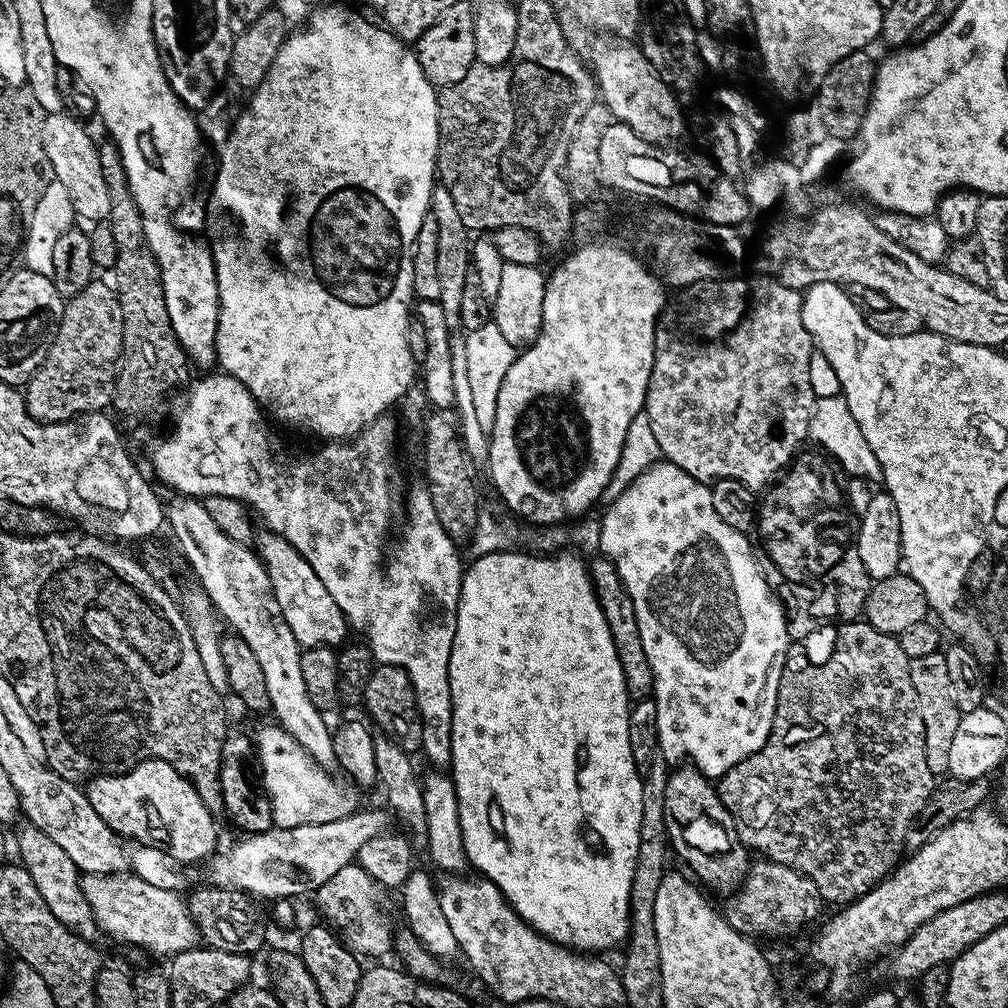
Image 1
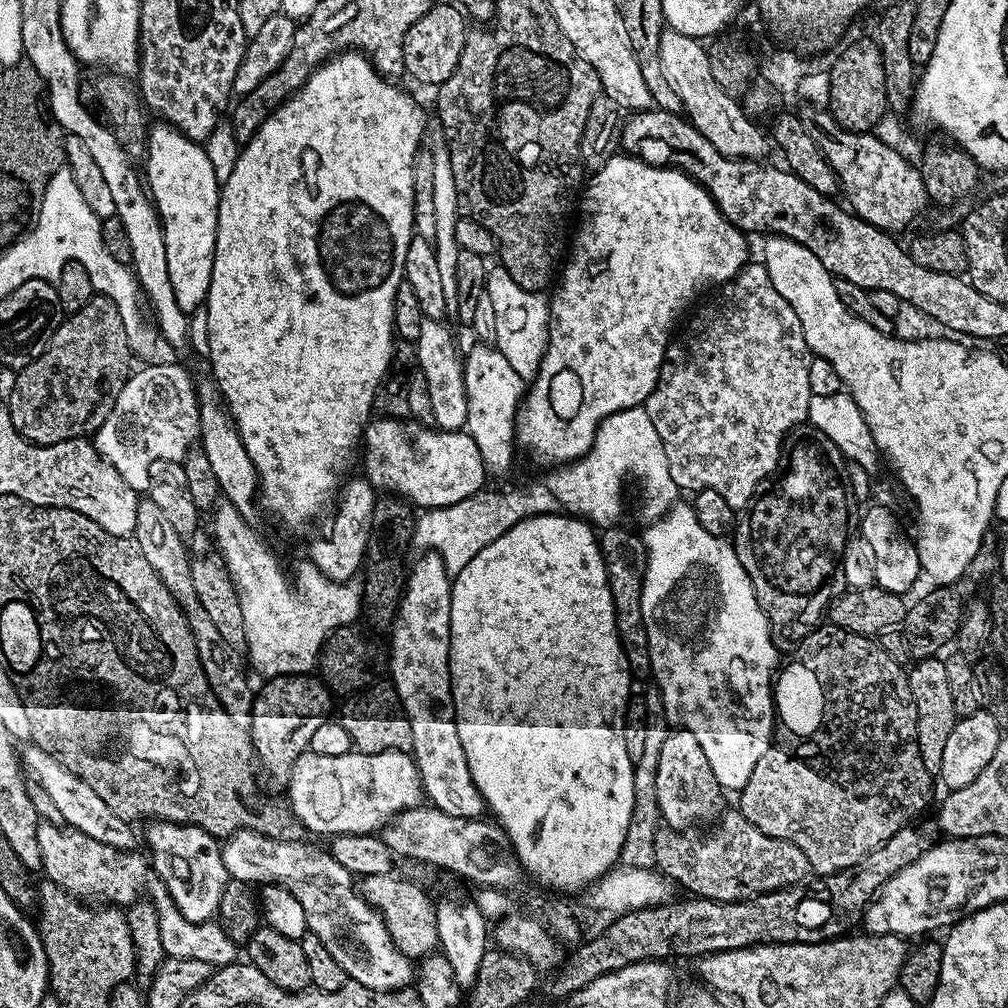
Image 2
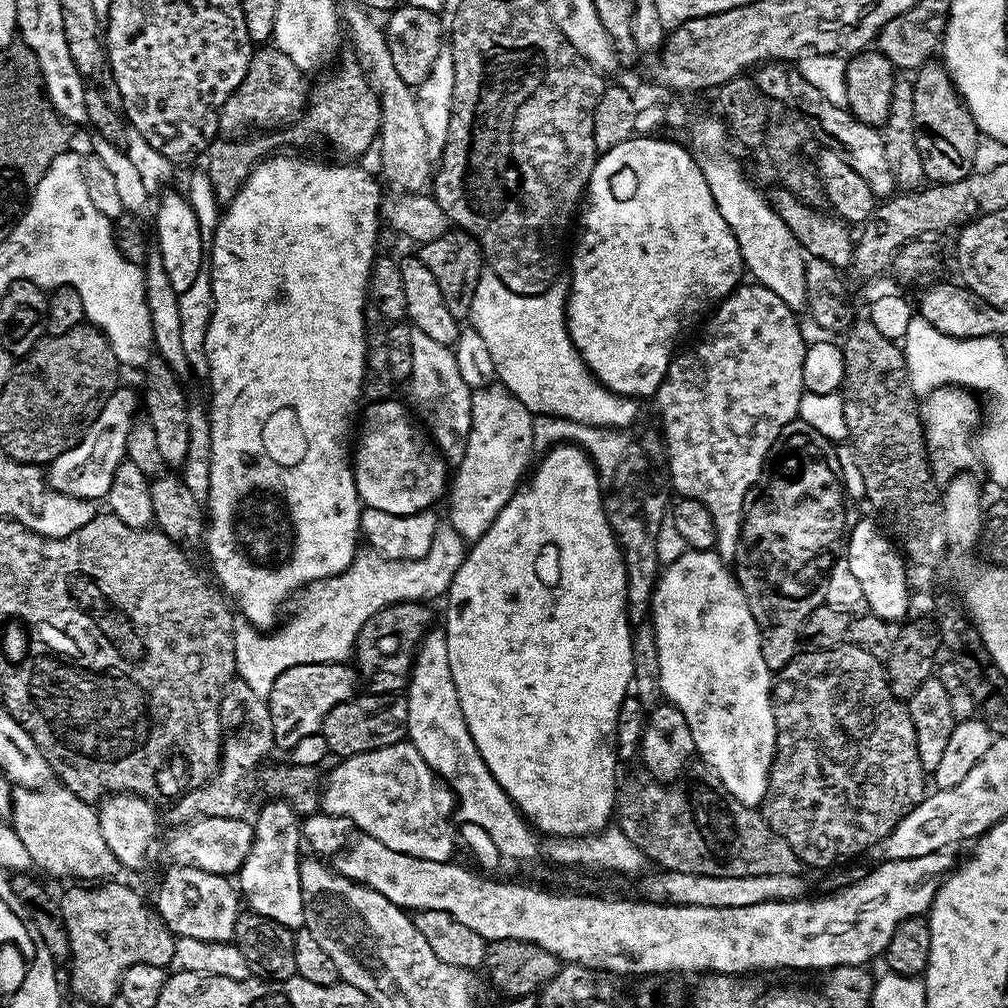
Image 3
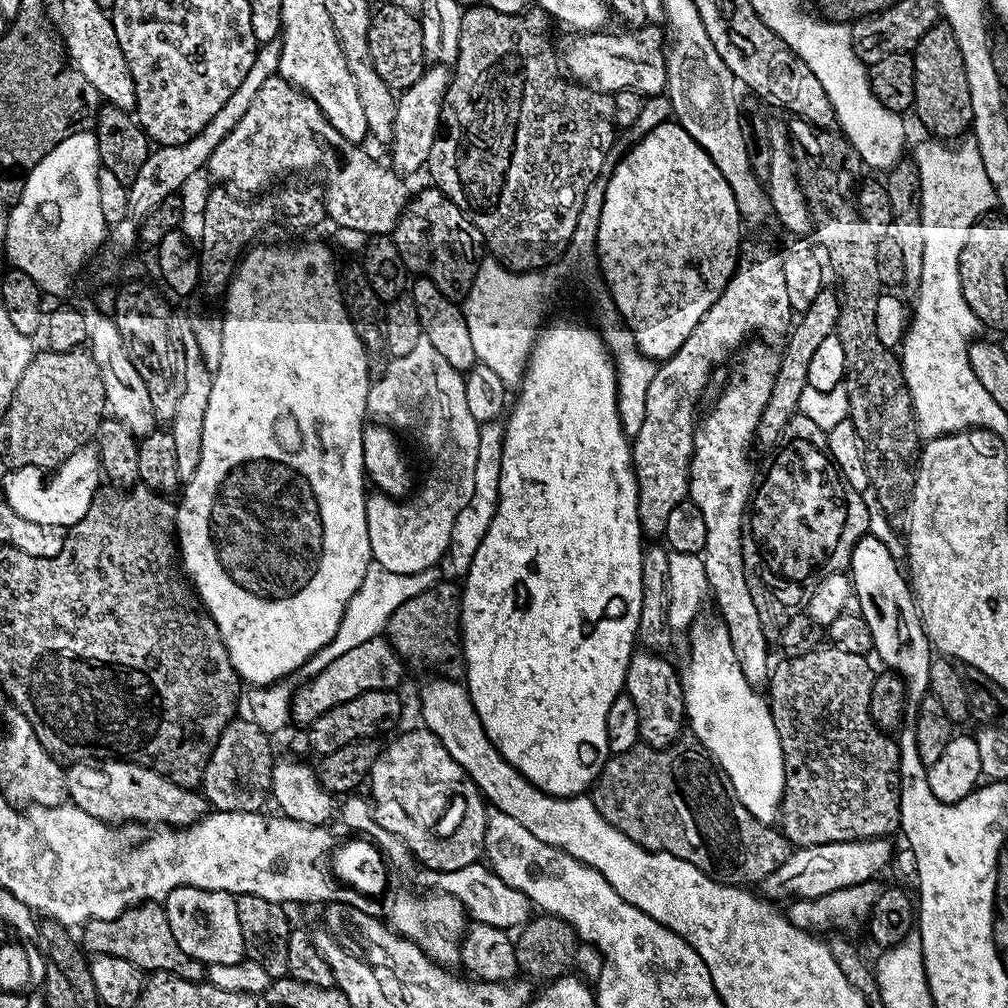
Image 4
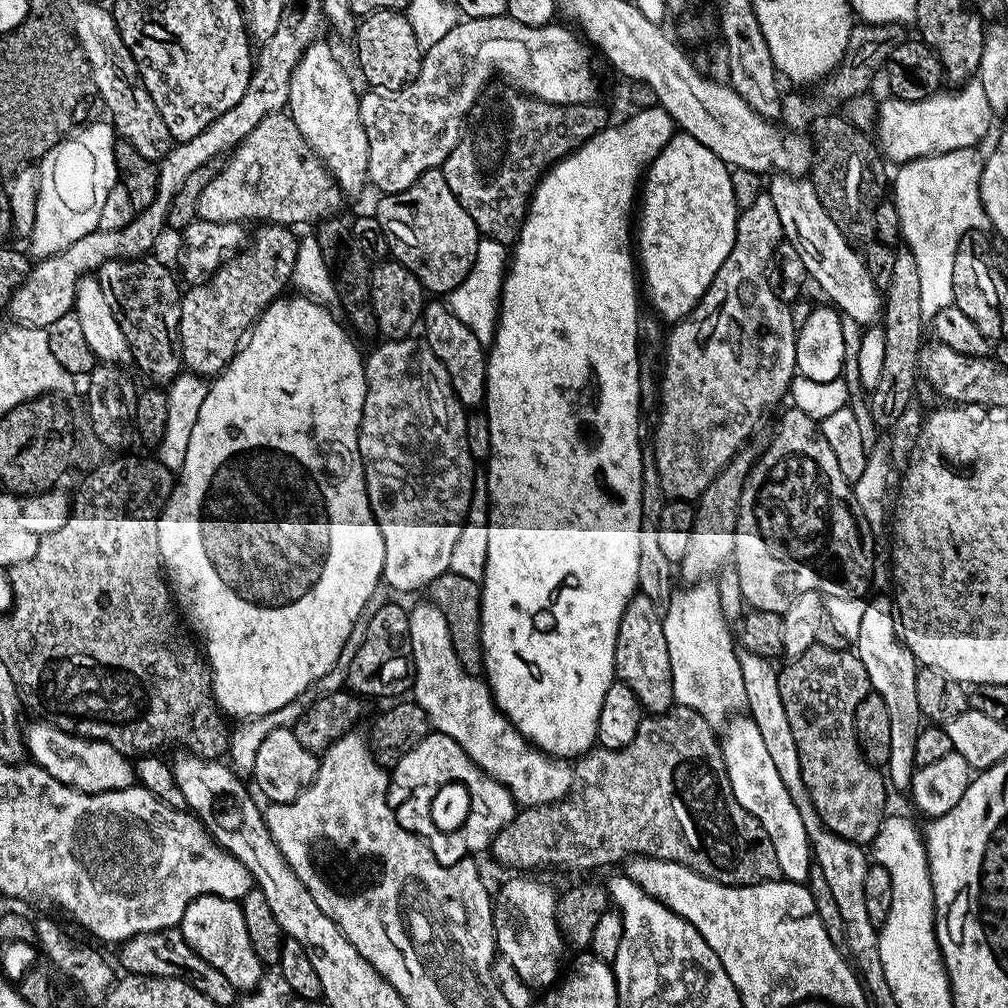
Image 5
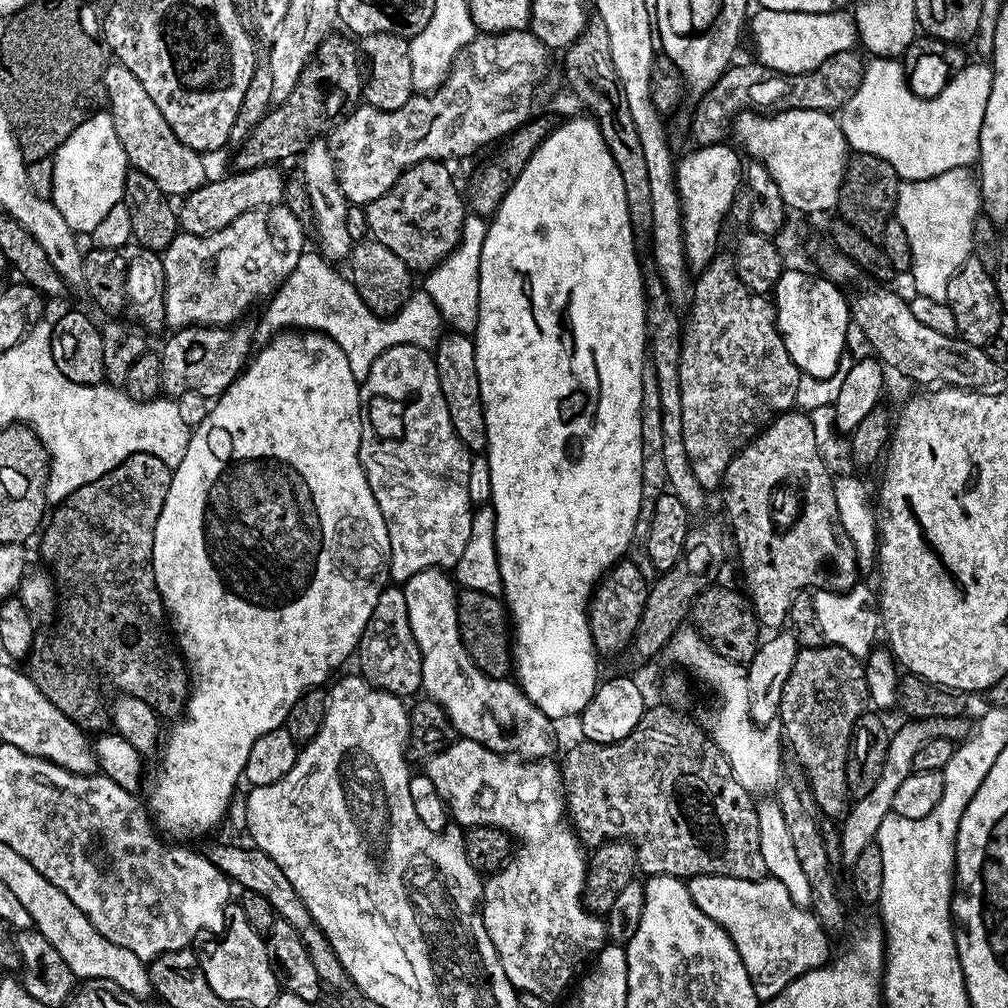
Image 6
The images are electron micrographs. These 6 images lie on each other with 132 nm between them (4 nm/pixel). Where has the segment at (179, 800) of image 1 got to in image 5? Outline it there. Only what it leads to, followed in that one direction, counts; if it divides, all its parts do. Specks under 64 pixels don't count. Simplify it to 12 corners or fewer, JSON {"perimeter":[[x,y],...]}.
{"perimeter":[[199,896],[178,930],[241,993],[262,965],[235,900]]}

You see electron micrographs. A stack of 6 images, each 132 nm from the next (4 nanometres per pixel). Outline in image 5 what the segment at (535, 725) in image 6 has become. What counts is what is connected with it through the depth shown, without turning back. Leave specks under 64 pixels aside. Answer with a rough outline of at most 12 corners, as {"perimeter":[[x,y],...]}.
{"perimeter":[[408,613],[410,692],[517,805],[563,800],[573,765],[540,751],[462,666],[446,614]]}

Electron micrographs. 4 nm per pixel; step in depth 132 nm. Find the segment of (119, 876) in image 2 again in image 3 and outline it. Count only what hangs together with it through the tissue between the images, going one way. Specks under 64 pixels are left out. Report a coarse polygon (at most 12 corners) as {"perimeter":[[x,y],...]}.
{"perimeter":[[67,786],[20,790],[13,827],[56,876],[122,865],[99,814]]}

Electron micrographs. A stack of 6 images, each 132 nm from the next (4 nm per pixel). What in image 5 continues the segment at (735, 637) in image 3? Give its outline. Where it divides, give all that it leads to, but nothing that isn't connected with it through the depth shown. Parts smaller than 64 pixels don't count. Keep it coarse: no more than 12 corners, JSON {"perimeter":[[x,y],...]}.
{"perimeter":[[751,716],[724,724],[734,798],[766,830],[781,877],[814,867],[806,826]]}

